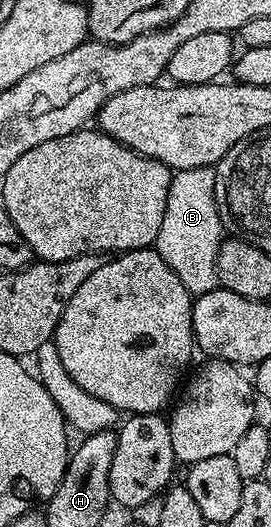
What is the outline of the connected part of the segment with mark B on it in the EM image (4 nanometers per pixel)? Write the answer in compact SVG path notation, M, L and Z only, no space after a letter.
M212 166L173 171L168 188L168 208L160 224L156 249L180 276L180 284L191 296L219 289L218 253L224 241L224 227L216 208L216 169Z

